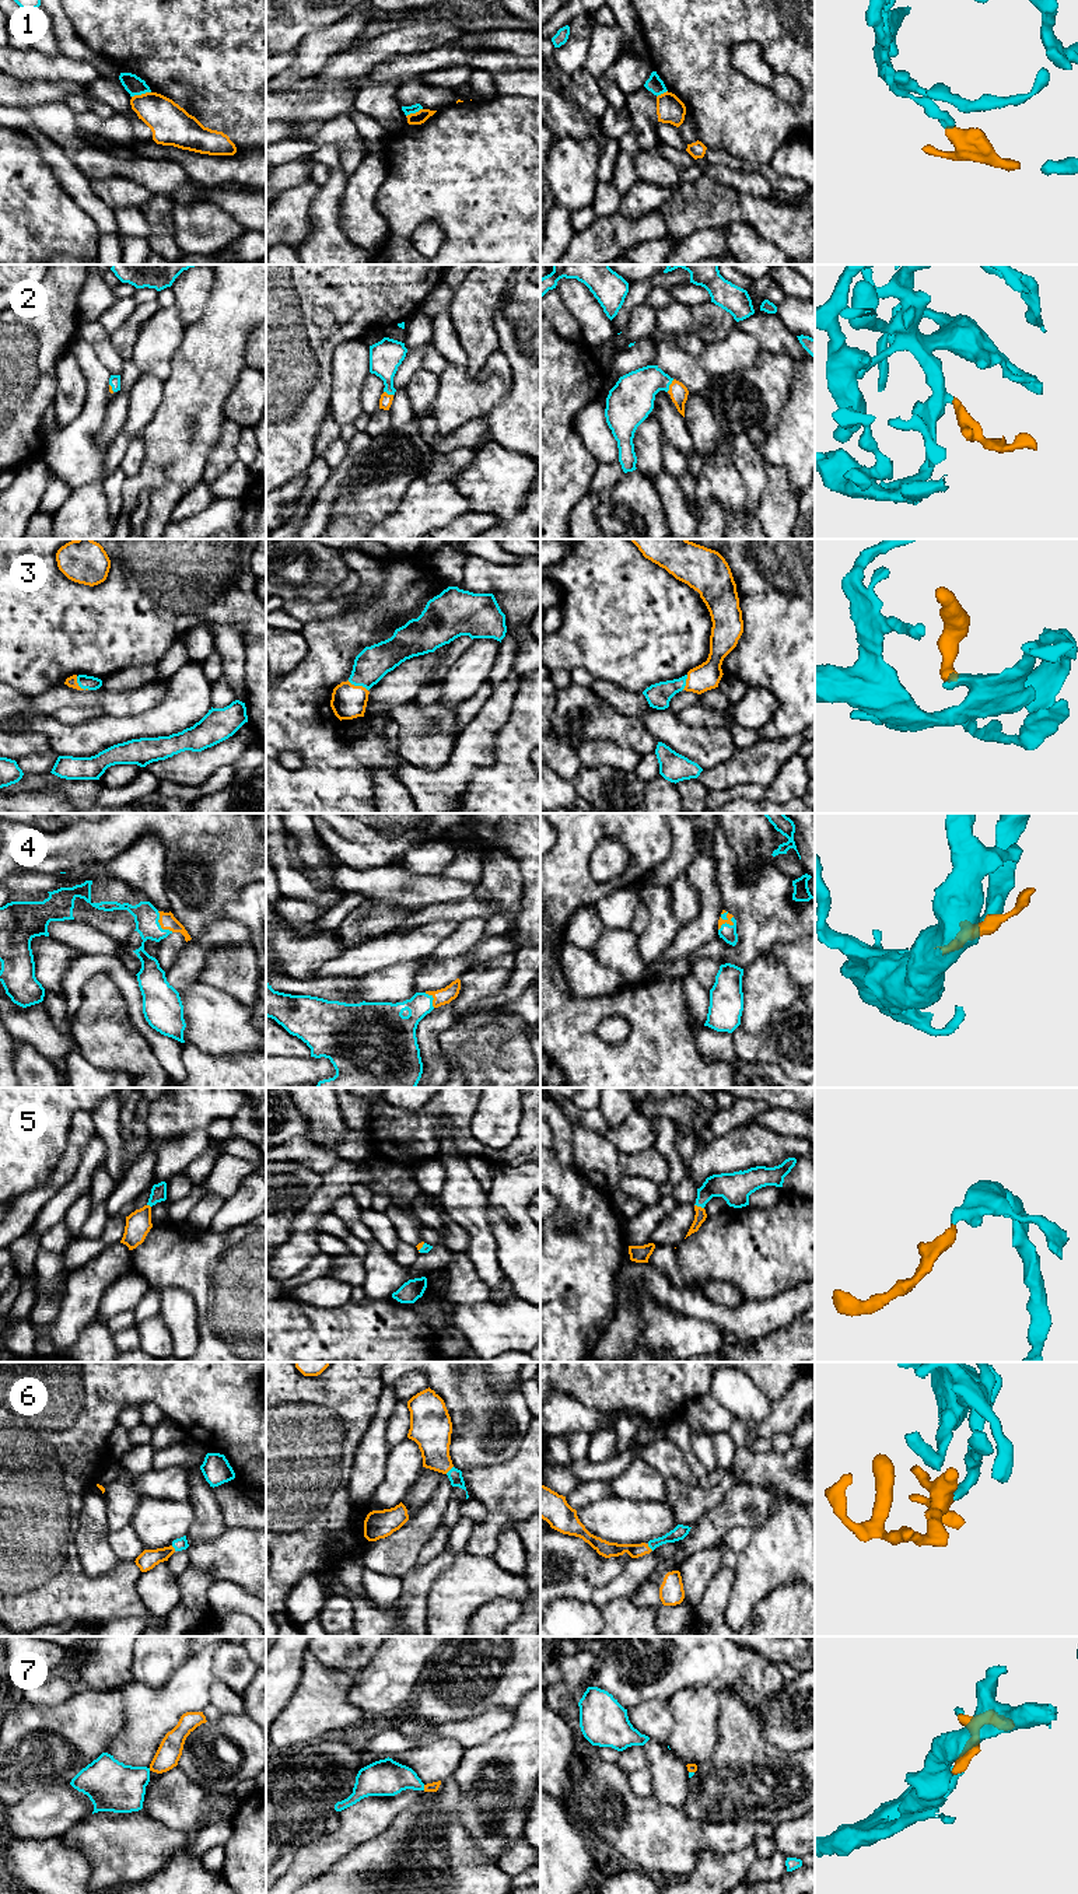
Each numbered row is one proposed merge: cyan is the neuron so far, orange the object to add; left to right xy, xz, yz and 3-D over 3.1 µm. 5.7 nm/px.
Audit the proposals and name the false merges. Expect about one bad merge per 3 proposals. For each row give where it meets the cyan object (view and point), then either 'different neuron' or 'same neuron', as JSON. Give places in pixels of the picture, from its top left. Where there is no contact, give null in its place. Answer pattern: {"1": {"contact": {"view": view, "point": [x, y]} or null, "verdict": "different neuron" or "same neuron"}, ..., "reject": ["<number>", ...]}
{"1": {"contact": {"view": "xy", "point": [140, 94]}, "verdict": "different neuron"}, "2": {"contact": {"view": "yz", "point": [669, 384]}, "verdict": "same neuron"}, "3": {"contact": {"view": "xz", "point": [357, 685]}, "verdict": "same neuron"}, "4": {"contact": {"view": "xy", "point": [160, 926]}, "verdict": "same neuron"}, "5": {"contact": {"view": "yz", "point": [699, 1205]}, "verdict": "same neuron"}, "6": {"contact": {"view": "xz", "point": [450, 1470]}, "verdict": "same neuron"}, "7": {"contact": {"view": "xz", "point": [423, 1788]}, "verdict": "same neuron"}, "reject": ["1"]}

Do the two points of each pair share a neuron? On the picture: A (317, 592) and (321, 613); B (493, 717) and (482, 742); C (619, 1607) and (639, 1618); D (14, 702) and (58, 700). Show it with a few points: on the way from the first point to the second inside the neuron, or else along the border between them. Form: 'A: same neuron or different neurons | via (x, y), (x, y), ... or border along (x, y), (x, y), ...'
A: different neurons | border along (311, 602), (319, 604)
B: same neuron | via (487, 723), (482, 730), (482, 737)
C: same neuron | via (623, 1611), (630, 1618), (634, 1618)
D: same neuron | via (25, 703), (46, 703)

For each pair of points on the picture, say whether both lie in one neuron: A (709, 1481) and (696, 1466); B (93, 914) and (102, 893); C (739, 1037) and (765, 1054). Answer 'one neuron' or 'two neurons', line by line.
A: two neurons
B: two neurons
C: two neurons

